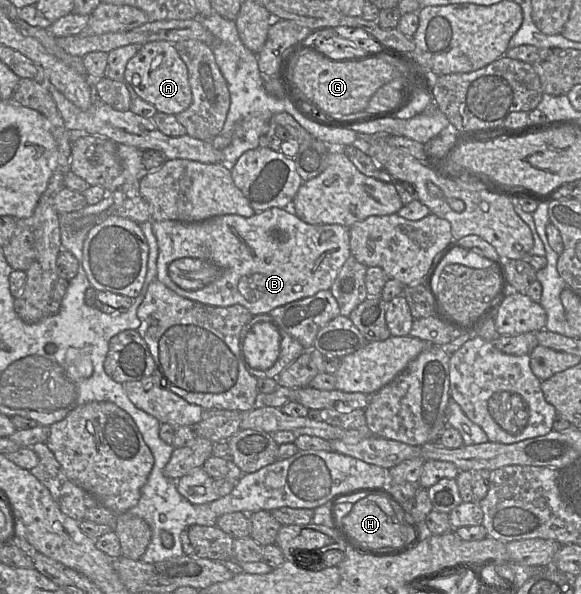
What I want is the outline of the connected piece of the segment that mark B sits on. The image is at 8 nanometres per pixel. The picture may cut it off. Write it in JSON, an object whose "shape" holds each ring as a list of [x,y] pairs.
{"shape":[[[270,208],[257,212],[253,216],[243,217],[227,214],[205,219],[198,223],[183,223],[178,221],[153,221],[152,228],[158,244],[157,279],[178,295],[211,306],[226,307],[242,305],[252,315],[269,313],[276,307],[290,302],[310,297],[322,290],[330,290],[339,270],[351,256],[349,246],[349,228],[339,224],[312,225],[302,221],[290,208]]]}

